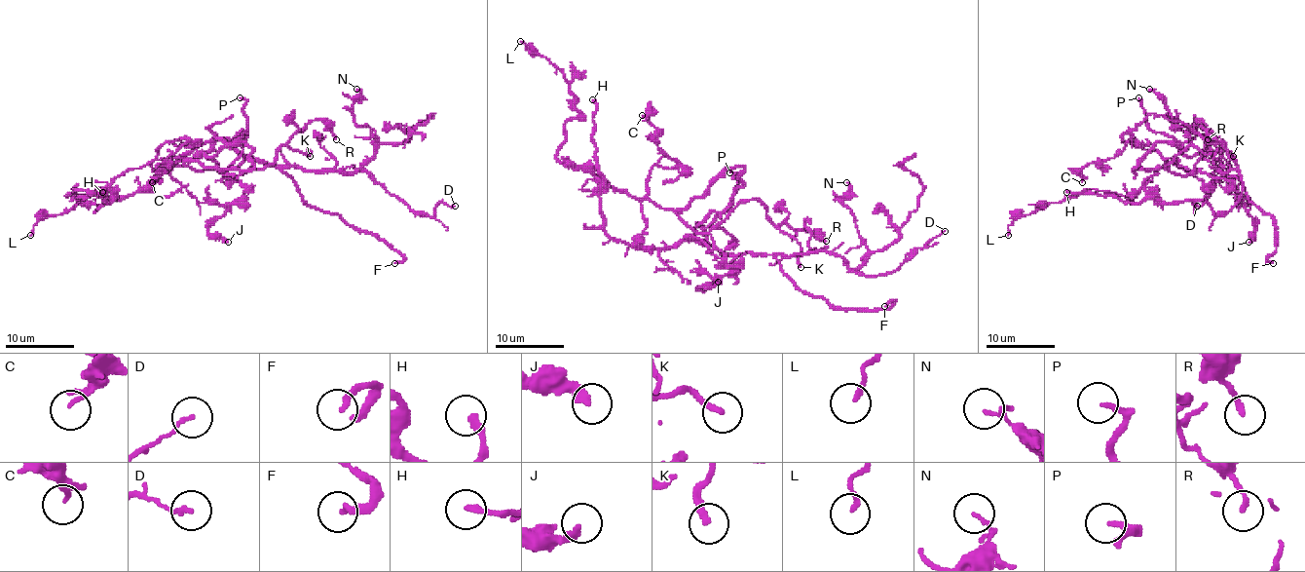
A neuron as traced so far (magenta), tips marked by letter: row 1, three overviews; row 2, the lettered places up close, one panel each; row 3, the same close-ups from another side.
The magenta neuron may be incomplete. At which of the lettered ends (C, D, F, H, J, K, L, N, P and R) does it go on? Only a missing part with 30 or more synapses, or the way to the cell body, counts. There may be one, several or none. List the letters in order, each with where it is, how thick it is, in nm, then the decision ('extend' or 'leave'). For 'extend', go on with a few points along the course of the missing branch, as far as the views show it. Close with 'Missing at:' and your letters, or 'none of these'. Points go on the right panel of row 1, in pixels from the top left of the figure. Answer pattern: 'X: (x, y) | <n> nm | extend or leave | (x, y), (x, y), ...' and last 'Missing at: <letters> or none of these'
C: (1082, 182) | 110 nm | leave
D: (1197, 206) | 140 nm | leave
F: (1273, 263) | 220 nm | extend
H: (1066, 192) | 200 nm | leave
J: (1249, 242) | 240 nm | leave
K: (1233, 156) | 220 nm | leave
L: (1008, 235) | 170 nm | leave
N: (1149, 89) | 90 nm | leave
P: (1138, 97) | 190 nm | leave
R: (1208, 139) | 190 nm | leave
Missing at: F

